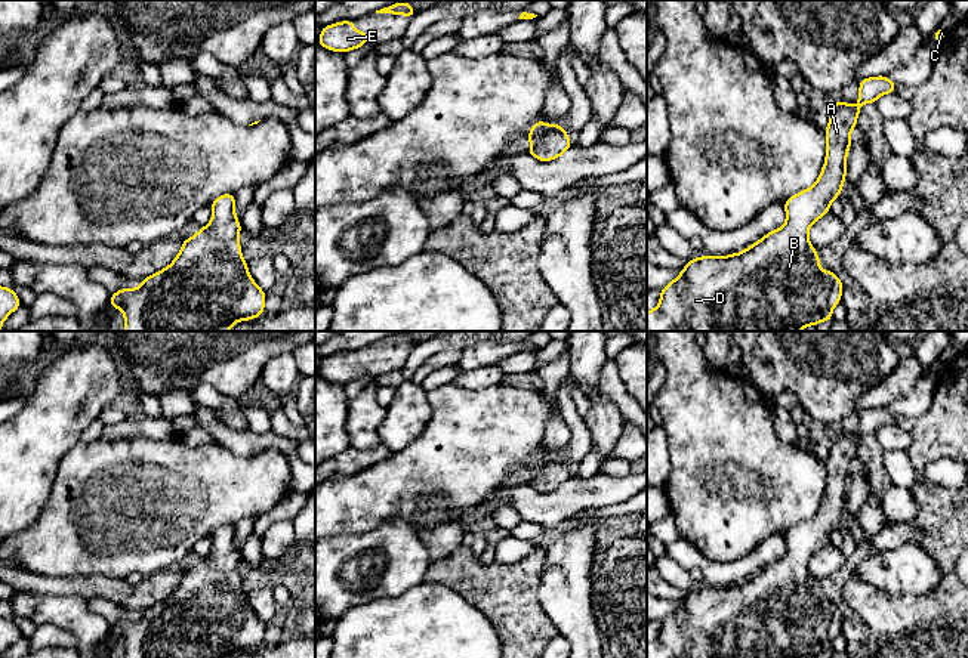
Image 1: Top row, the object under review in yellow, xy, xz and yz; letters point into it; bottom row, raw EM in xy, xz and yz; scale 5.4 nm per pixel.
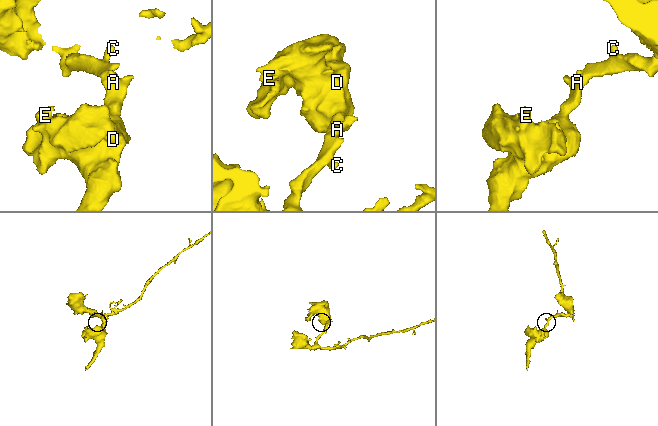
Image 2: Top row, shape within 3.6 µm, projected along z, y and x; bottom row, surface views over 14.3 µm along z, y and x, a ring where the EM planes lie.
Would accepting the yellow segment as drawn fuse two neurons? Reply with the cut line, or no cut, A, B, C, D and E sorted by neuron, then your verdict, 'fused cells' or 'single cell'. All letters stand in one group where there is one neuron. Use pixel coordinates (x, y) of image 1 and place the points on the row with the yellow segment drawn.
no cut; A B C D E; single cell

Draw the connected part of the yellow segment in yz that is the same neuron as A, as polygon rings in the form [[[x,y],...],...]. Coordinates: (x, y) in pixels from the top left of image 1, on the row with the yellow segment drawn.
[[[887,75],[860,80],[857,105],[836,99],[830,108],[826,135],[826,160],[817,182],[783,203],[786,223],[764,235],[742,253],[694,257],[679,277],[660,291],[659,306],[647,312],[647,331],[801,331],[821,321],[832,322],[832,309],[841,303],[844,284],[826,266],[820,271],[817,250],[808,240],[808,229],[830,211],[830,203],[842,194],[847,174],[850,133],[857,126],[863,104],[876,104],[881,95],[895,93],[895,83]]]

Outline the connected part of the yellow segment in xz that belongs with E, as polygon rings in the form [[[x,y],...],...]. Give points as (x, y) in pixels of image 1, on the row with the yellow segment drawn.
[[[354,19],[342,21],[323,27],[317,43],[324,49],[345,53],[369,43],[369,33],[355,31]]]

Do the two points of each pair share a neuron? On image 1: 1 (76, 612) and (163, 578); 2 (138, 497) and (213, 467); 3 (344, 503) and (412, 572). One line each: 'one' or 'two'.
1: two
2: one
3: two

